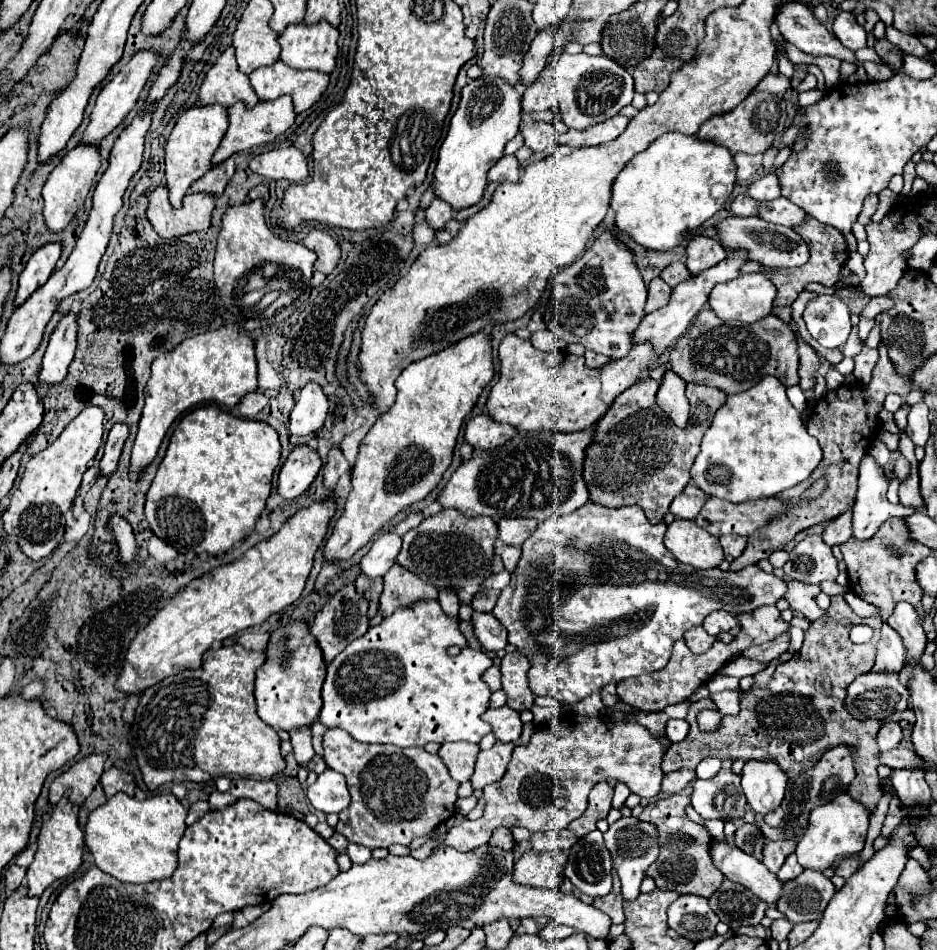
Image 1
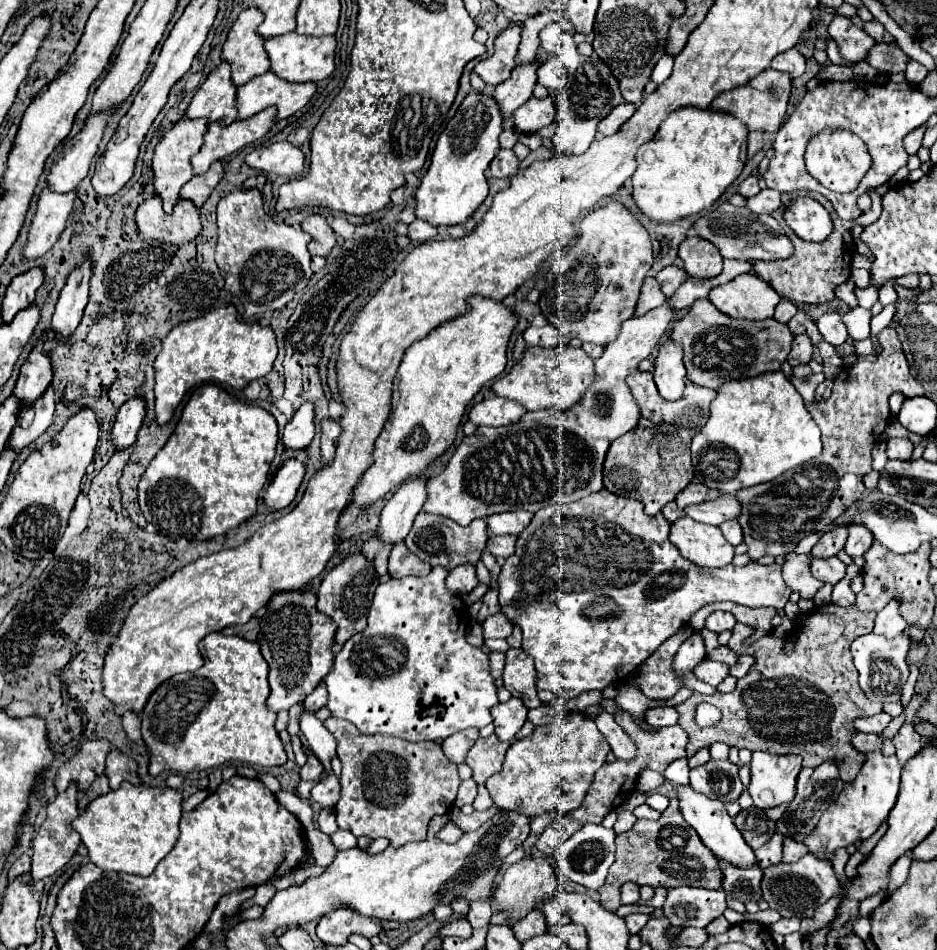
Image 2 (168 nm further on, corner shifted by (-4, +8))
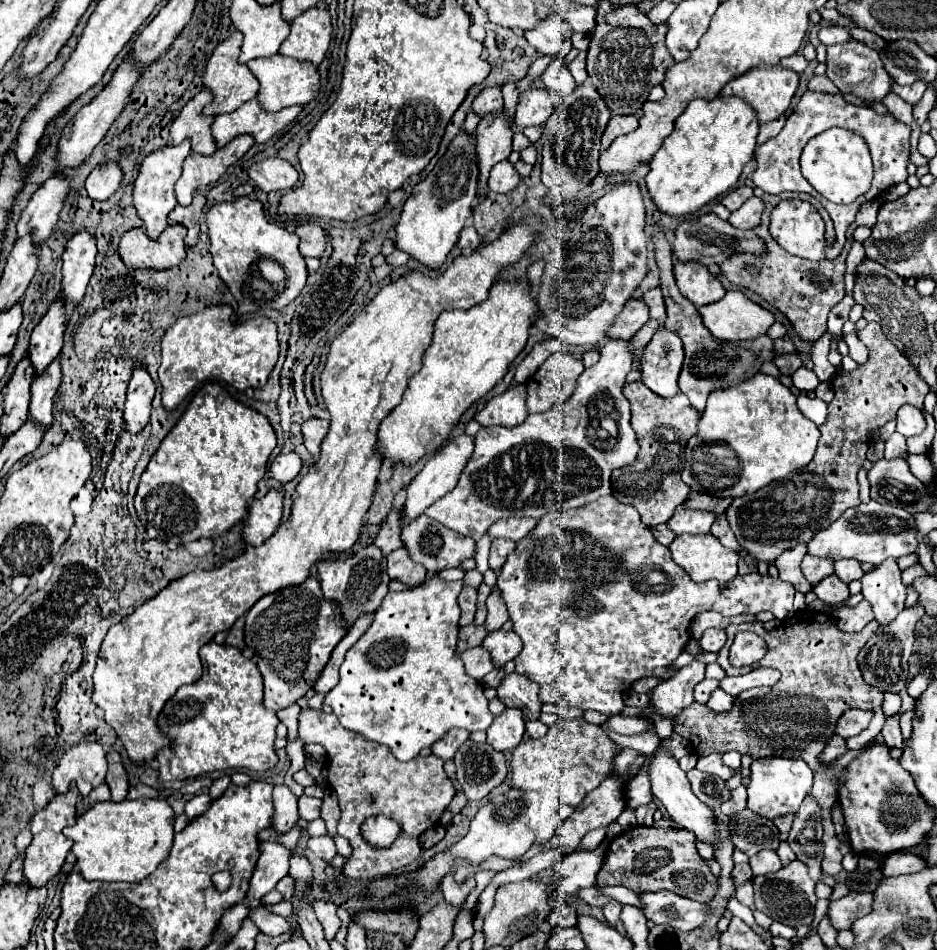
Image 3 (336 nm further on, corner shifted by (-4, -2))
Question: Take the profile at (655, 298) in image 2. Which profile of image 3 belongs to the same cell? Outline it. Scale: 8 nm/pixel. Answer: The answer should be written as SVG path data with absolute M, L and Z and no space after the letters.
M630 299L620 317L616 319L616 323L612 325L612 329L608 331L608 335L618 339L630 339L648 321L650 321L648 305L644 305L642 299Z

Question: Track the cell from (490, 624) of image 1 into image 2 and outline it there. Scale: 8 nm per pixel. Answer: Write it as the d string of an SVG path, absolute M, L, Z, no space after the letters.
M496 613L482 623L482 629L484 629L484 639L494 639L494 637L506 639L512 633L512 623L502 613Z

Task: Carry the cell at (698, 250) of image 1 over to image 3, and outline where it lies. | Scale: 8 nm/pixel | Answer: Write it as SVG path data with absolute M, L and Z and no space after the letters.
M694 261L674 263L674 277L680 293L688 297L696 307L714 303L726 293L724 285L708 271L708 267Z

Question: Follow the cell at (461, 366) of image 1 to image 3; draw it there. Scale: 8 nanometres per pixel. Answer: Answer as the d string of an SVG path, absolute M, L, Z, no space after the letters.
M498 281L496 285L492 285L488 299L482 301L482 303L478 303L478 305L474 305L472 309L444 311L444 313L438 317L436 325L434 325L432 343L430 343L430 347L424 351L424 357L422 357L422 369L420 369L418 373L414 373L414 375L408 379L408 387L406 387L406 391L404 391L404 395L402 395L402 403L400 403L398 407L394 407L392 413L380 423L378 443L376 443L376 453L380 453L382 459L390 459L394 465L396 465L396 463L402 463L402 465L414 465L414 463L416 463L418 459L422 459L426 453L434 453L438 447L442 447L444 441L448 439L450 431L458 425L458 421L460 421L460 417L464 415L464 411L466 411L476 399L480 399L480 395L486 395L486 393L488 393L488 391L490 391L490 389L492 389L492 387L506 375L508 365L516 359L516 355L518 355L518 353L524 349L524 345L526 345L526 339L528 339L528 327L534 323L536 313L538 313L538 305L536 305L536 299L532 297L530 285L528 285L528 283L506 283L506 281Z

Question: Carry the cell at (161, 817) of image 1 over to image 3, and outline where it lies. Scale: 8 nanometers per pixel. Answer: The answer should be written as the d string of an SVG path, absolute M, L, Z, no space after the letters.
M126 799L120 803L96 803L64 835L74 841L72 853L78 857L82 877L88 881L128 881L146 879L168 857L174 841L174 809L162 799Z

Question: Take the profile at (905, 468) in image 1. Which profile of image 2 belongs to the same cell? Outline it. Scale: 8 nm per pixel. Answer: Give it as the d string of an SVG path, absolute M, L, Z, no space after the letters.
M888 439L886 455L888 459L910 459L914 451L914 443L910 439Z

